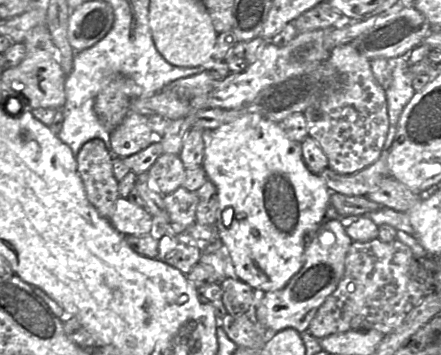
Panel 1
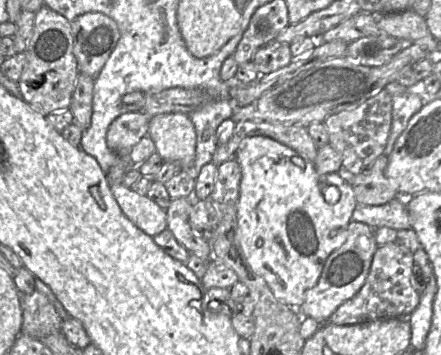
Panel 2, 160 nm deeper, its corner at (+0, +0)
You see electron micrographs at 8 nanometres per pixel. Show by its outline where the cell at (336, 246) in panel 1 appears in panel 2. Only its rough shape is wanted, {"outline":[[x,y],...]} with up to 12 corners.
{"outline":[[349,223],[297,309],[324,324],[358,293],[379,247],[374,230]]}

